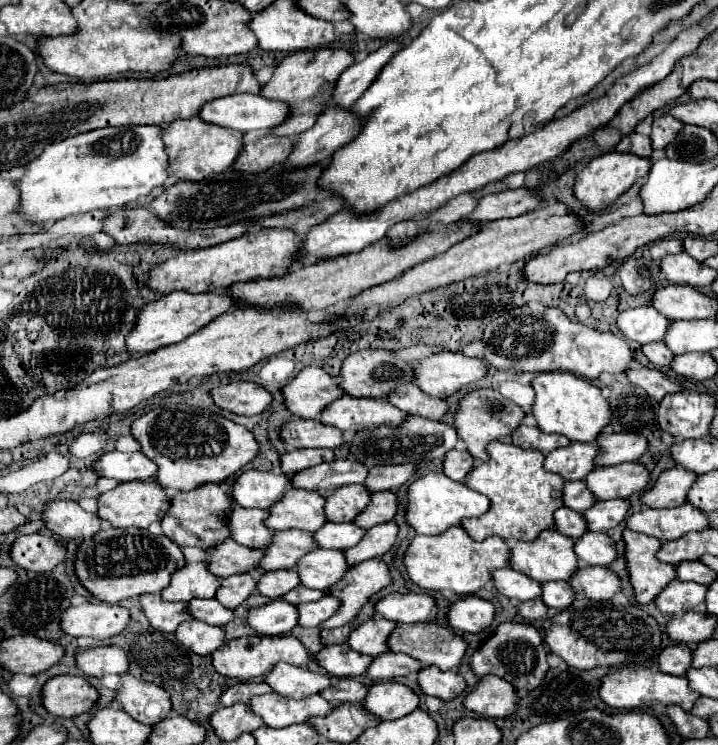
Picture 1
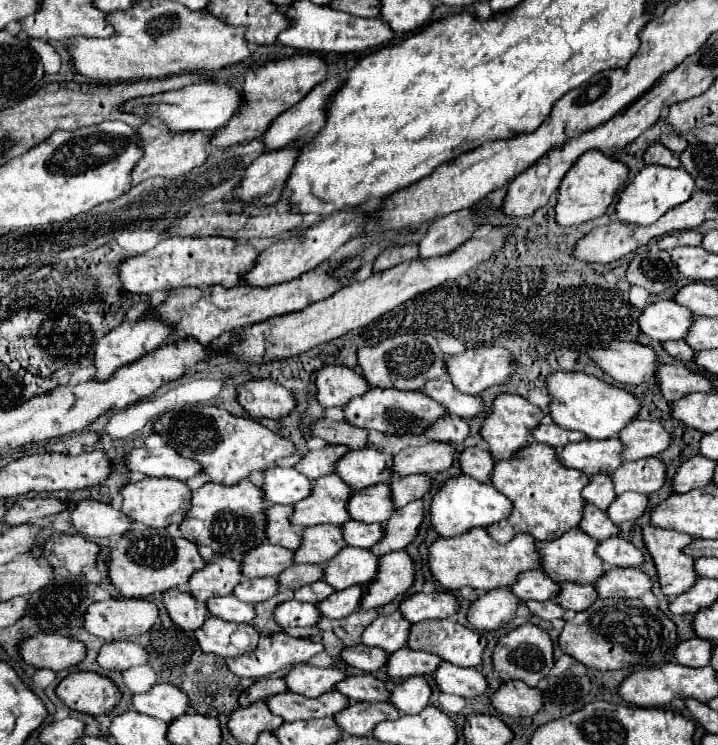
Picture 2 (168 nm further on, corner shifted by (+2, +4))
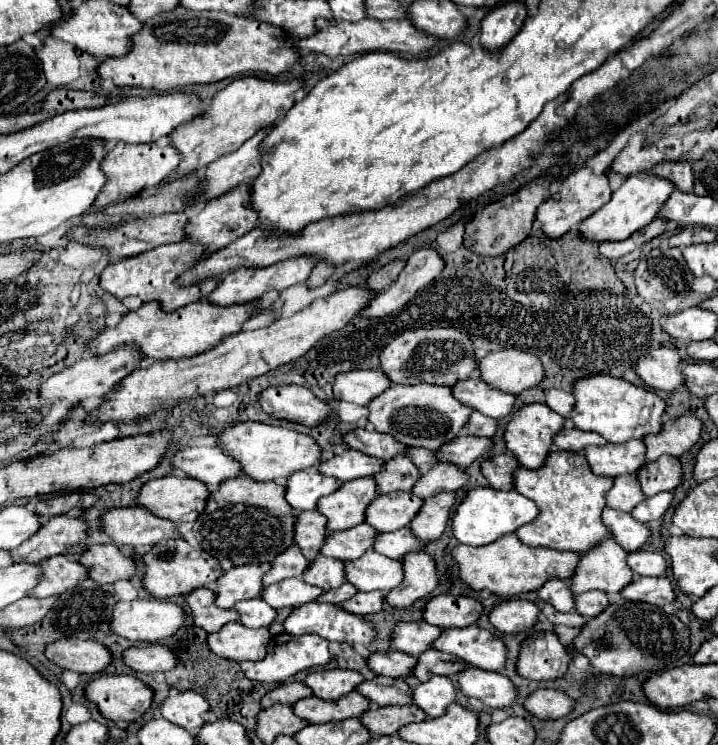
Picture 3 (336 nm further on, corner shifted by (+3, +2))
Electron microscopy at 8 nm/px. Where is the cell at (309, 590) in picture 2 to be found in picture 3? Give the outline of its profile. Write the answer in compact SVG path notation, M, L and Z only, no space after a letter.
M346 583L346 585L338 587L338 589L330 589L330 591L326 591L318 601L326 601L326 603L340 605L340 603L352 599L356 593L358 593L358 589L356 589L354 585L350 585L350 583Z

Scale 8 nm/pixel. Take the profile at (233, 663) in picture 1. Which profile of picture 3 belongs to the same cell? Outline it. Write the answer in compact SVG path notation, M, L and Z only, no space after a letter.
M280 633L270 639L268 655L262 661L244 661L242 671L246 677L260 681L260 683L284 683L288 677L294 677L300 671L312 669L312 667L324 667L332 661L332 655L328 651L328 641L318 637L318 635L290 635L290 633Z

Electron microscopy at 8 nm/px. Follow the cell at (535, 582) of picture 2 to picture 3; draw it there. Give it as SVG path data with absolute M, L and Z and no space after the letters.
M560 579L548 581L542 589L538 589L536 595L538 595L538 599L552 603L562 613L574 611L574 593L570 591L570 585L566 581L560 581Z

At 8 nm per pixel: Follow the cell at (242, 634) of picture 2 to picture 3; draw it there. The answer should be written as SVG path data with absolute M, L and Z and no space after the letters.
M240 621L226 623L220 631L208 635L210 649L232 661L258 661L266 657L268 641L268 629L248 629Z

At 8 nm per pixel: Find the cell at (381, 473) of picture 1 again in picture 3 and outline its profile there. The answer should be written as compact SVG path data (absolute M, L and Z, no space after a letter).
M462 435L458 441L450 441L450 445L444 445L440 451L436 451L436 457L440 461L454 461L456 465L468 467L476 459L490 457L492 439L490 437L476 437L476 435Z

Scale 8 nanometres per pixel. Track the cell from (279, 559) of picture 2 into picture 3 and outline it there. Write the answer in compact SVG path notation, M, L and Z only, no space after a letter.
M292 545L290 549L286 549L286 553L280 553L274 559L272 569L266 573L264 581L266 581L266 585L272 585L272 583L280 583L290 577L300 577L300 575L304 575L308 565L310 565L310 561L302 555L302 551L296 545Z

